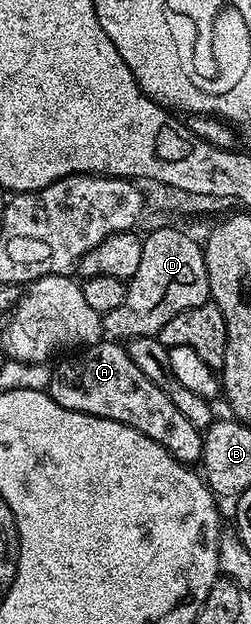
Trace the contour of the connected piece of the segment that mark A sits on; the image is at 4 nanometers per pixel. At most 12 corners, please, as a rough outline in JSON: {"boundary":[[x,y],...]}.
{"boundary":[[102,341],[51,367],[57,405],[129,425],[178,463],[204,432]]}

